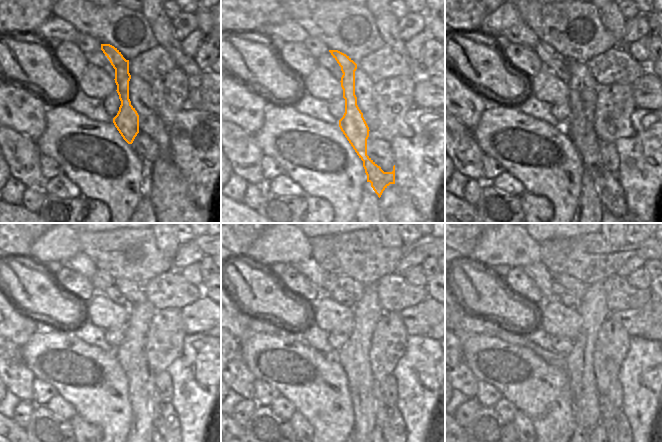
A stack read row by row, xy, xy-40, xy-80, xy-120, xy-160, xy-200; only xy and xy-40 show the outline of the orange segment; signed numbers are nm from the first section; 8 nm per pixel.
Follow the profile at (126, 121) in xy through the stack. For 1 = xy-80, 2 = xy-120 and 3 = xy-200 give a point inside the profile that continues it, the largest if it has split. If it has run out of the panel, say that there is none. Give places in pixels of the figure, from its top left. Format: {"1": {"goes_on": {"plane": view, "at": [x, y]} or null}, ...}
{"1": {"goes_on": {"plane": "xy-80", "at": [612, 195]}}, "2": {"goes_on": {"plane": "xy-120", "at": [165, 420]}}, "3": {"goes_on": {"plane": "xy-200", "at": [614, 421]}}}

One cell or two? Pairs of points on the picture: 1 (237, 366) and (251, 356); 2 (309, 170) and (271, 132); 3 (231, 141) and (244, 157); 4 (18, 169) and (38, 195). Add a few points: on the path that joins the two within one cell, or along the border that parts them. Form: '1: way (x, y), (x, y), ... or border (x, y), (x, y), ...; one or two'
1: border (240, 342), (242, 358), (248, 369), (257, 379); two
2: way (297, 166), (295, 165), (295, 160), (279, 144); one
3: way (235, 145), (241, 153); one
4: border (25, 187), (35, 187), (42, 190); two

